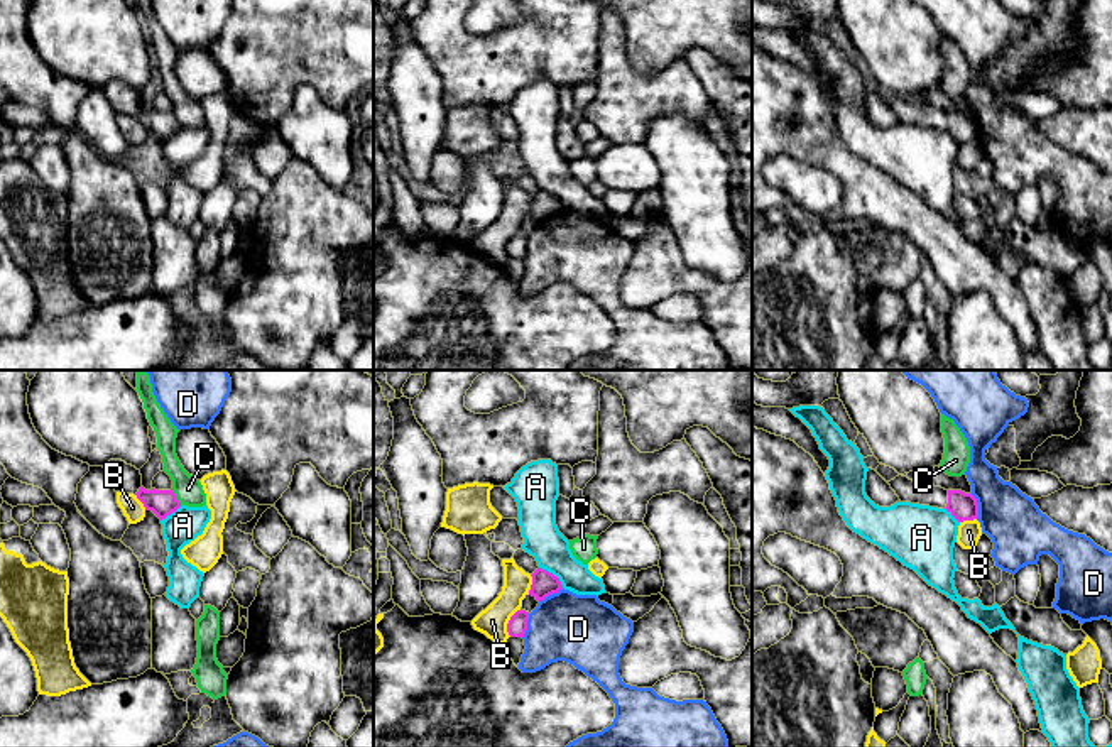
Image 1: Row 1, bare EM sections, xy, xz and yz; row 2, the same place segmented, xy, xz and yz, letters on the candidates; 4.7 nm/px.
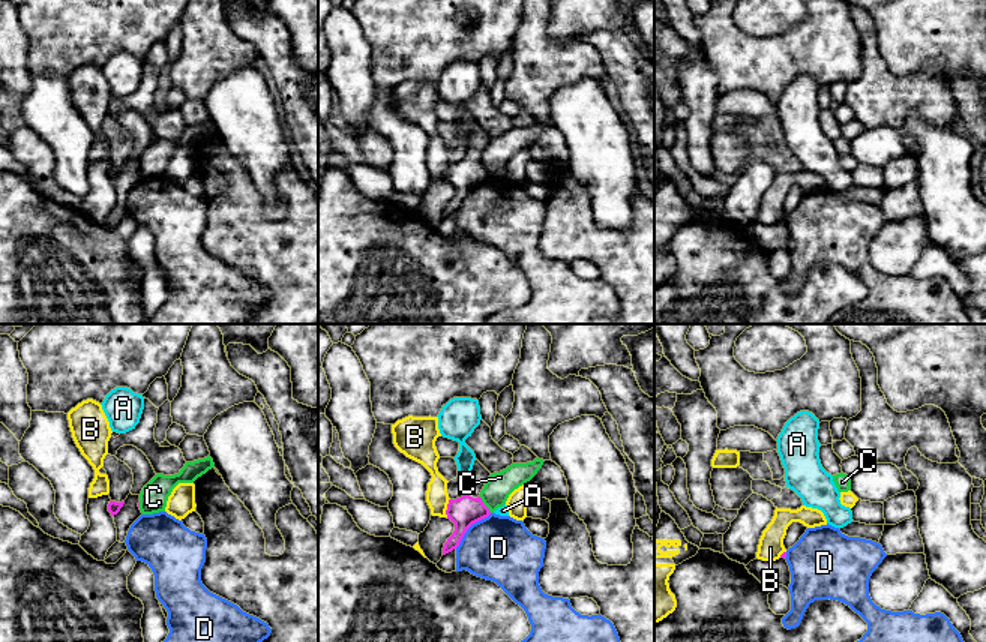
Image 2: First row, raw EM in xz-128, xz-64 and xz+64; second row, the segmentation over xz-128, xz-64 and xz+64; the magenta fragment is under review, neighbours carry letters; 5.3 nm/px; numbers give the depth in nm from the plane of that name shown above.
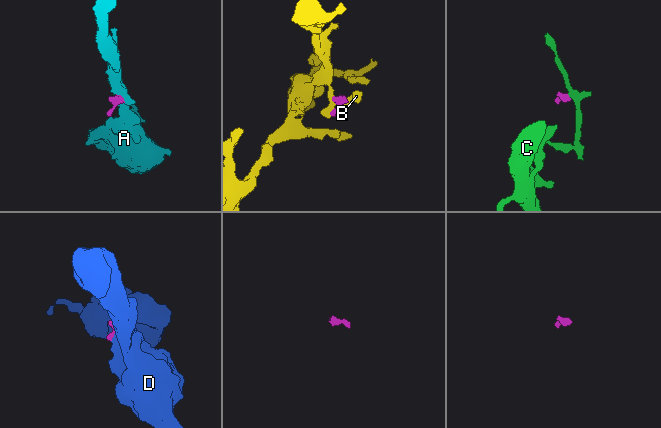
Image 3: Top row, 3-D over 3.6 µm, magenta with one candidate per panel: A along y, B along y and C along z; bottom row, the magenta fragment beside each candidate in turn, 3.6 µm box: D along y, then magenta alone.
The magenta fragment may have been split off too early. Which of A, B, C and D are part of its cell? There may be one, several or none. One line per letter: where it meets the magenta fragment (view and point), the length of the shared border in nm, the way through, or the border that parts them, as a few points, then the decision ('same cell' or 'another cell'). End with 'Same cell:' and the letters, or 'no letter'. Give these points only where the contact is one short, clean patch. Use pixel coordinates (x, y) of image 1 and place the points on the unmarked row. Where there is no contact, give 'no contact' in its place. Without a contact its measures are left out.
A: meets magenta in xz at (551, 195); contact 160 nm long; border along xz (539, 188), (551, 193), (563, 208); another cell
B: meets magenta in xz at (509, 244); contact 150 nm long; border along xz (521, 230), (507, 245), (509, 257); another cell
C: meets magenta in xy at (176, 119); contact 90 nm long; border along xy (173, 110), (181, 125); another cell
D: meets magenta in yz at (977, 127); contact 120 nm long; border along yz (970, 115), (977, 125), (977, 139); another cell
Same cell: no letter

